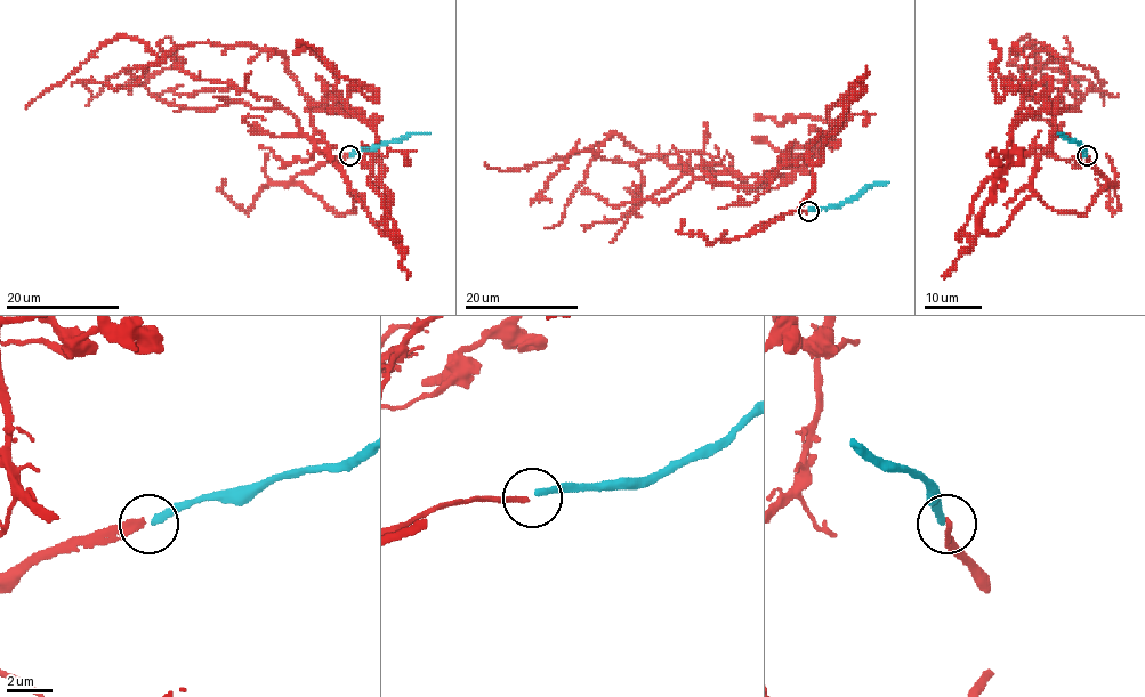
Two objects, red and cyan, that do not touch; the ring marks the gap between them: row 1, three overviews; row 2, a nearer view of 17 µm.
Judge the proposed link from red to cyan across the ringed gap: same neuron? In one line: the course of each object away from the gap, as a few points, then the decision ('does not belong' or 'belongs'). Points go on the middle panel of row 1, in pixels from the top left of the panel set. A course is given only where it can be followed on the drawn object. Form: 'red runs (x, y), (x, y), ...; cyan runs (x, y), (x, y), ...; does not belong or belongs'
red runs (807, 211), (751, 232), (797, 210), (813, 187), (807, 156), (752, 189), (618, 135), (521, 169), (484, 163); cyan runs (808, 210), (836, 209), (870, 187), (888, 181); does not belong

